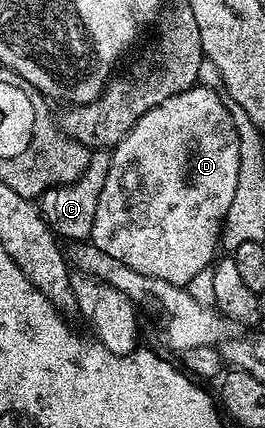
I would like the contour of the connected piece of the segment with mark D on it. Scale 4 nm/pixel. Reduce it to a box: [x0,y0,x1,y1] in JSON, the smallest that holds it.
[90,83,242,287]

